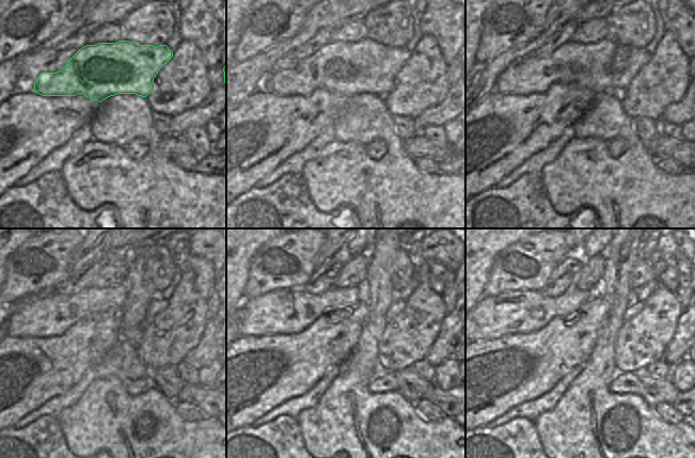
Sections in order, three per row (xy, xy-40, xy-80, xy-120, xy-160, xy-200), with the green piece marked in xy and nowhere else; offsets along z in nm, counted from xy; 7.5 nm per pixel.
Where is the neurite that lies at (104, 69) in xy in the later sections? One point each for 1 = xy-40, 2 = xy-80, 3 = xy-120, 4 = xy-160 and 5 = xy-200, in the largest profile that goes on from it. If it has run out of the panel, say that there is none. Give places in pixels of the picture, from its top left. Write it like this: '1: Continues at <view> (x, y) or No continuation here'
1: Continues at xy-40 (364, 67)
2: Continues at xy-80 (588, 66)
3: Continues at xy-120 (37, 315)
4: Continues at xy-160 (288, 311)
5: Continues at xy-200 (514, 311)

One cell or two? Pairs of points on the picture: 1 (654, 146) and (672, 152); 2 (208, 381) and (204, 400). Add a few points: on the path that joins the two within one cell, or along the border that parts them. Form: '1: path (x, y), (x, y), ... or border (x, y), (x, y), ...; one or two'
1: path (659, 147), (667, 147); one
2: border (199, 383), (212, 389); two

